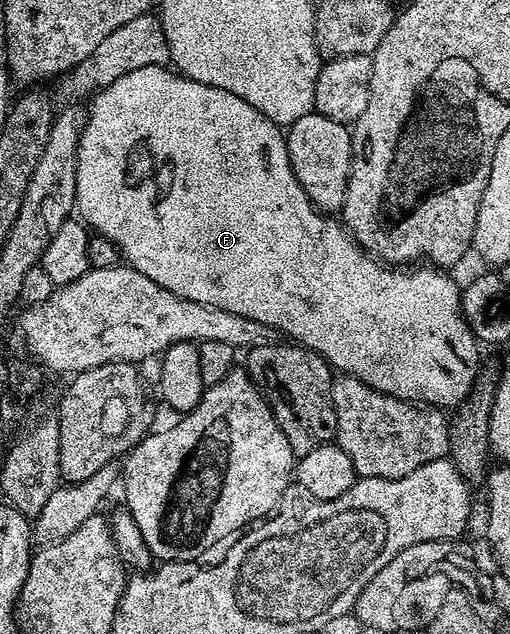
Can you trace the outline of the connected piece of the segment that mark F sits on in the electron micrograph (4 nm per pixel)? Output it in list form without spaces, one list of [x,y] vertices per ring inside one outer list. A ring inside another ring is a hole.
[[[163,65],[130,71],[99,90],[91,100],[92,106],[86,109],[84,129],[80,133],[76,152],[74,205],[78,213],[80,209],[79,216],[83,224],[93,234],[114,243],[121,258],[131,269],[146,275],[146,279],[154,279],[158,287],[166,287],[166,291],[182,299],[190,299],[194,303],[210,307],[222,307],[222,311],[232,311],[234,315],[254,319],[254,323],[268,325],[277,334],[284,336],[285,333],[288,336],[285,338],[291,339],[295,344],[313,349],[333,370],[356,377],[378,391],[389,393],[391,397],[423,403],[428,407],[439,407],[444,411],[455,410],[461,402],[468,400],[468,392],[482,372],[481,346],[460,309],[461,286],[456,286],[444,274],[447,272],[440,267],[389,267],[368,256],[335,216],[321,213],[314,207],[314,203],[310,203],[306,191],[302,191],[302,183],[298,183],[290,167],[288,142],[281,126],[266,119],[266,115],[262,115],[258,107],[250,107],[246,99],[238,99],[238,95],[230,95],[230,91],[222,91],[189,77],[181,77],[179,73]]]

